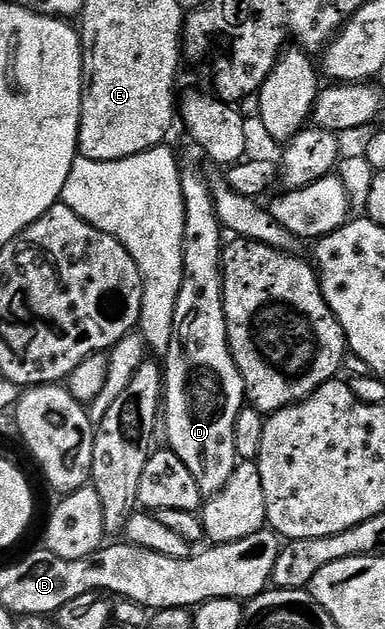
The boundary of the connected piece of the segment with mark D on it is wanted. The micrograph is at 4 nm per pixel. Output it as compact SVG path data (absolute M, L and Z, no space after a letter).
M184 171L182 173L183 181L181 182L181 190L183 191L183 201L185 202L185 242L183 243L183 277L181 278L181 294L177 294L177 314L173 318L173 338L171 345L165 353L165 371L163 374L163 430L167 432L169 440L168 447L170 451L177 454L181 462L192 471L193 478L197 481L198 489L205 498L216 496L225 488L225 483L229 482L229 477L236 465L239 463L236 454L236 447L233 441L233 430L236 429L237 414L245 406L246 389L243 387L243 379L237 370L237 366L233 362L233 354L231 347L227 341L227 323L225 322L225 306L223 305L223 250L225 247L224 229L221 227L217 218L217 210L215 209L215 200L211 196L210 187L195 172Z

